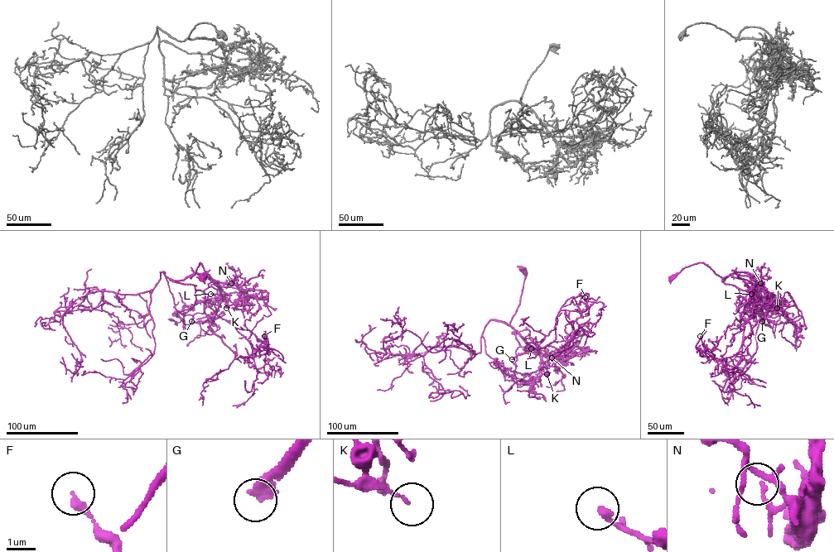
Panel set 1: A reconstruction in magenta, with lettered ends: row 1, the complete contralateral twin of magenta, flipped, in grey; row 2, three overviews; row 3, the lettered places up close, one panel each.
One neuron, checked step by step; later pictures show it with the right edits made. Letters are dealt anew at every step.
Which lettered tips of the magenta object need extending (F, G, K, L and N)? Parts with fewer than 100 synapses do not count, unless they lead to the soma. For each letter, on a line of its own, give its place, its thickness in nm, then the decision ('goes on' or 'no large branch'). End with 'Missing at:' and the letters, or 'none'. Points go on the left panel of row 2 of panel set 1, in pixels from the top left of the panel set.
F: (264, 336) | 240 nm | no large branch
G: (191, 321) | 280 nm | goes on
K: (226, 308) | 90 nm | no large branch
L: (210, 294) | 170 nm | no large branch
N: (231, 283) | 120 nm | no large branch
Missing at: G

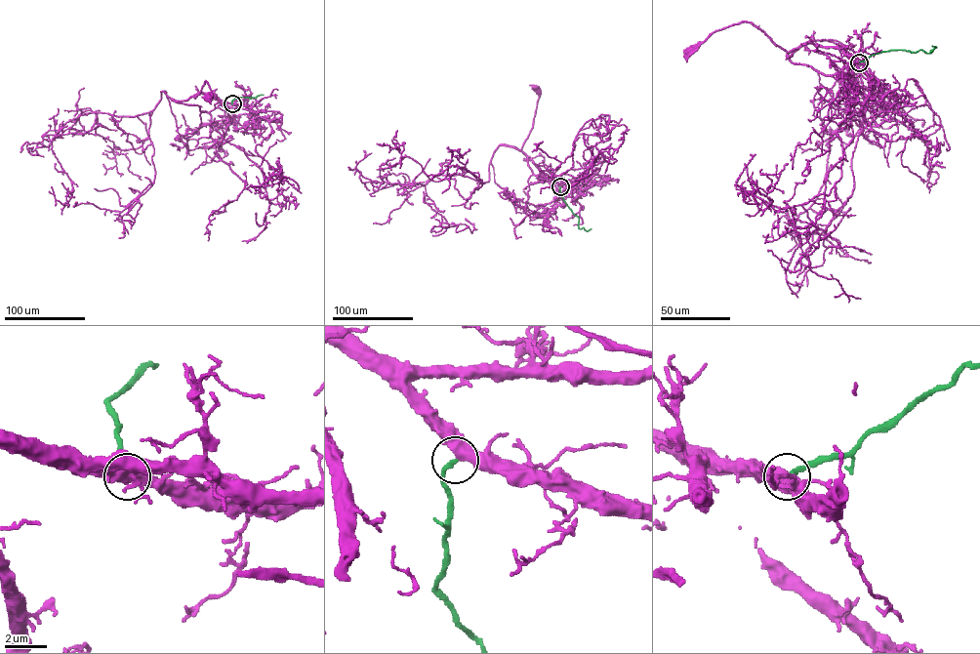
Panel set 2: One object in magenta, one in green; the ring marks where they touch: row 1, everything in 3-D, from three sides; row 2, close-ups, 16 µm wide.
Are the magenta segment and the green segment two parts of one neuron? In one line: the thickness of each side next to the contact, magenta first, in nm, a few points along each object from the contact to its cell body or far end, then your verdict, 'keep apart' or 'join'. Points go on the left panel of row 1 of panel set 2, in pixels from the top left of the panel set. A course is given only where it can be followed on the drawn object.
480 nm thick on the magenta side, 220 nm on the other; magenta runs (232, 104), (202, 93), (195, 98), (205, 80), (210, 90), (209, 97); green runs (232, 104), (235, 98), (250, 99), (263, 95); keep apart

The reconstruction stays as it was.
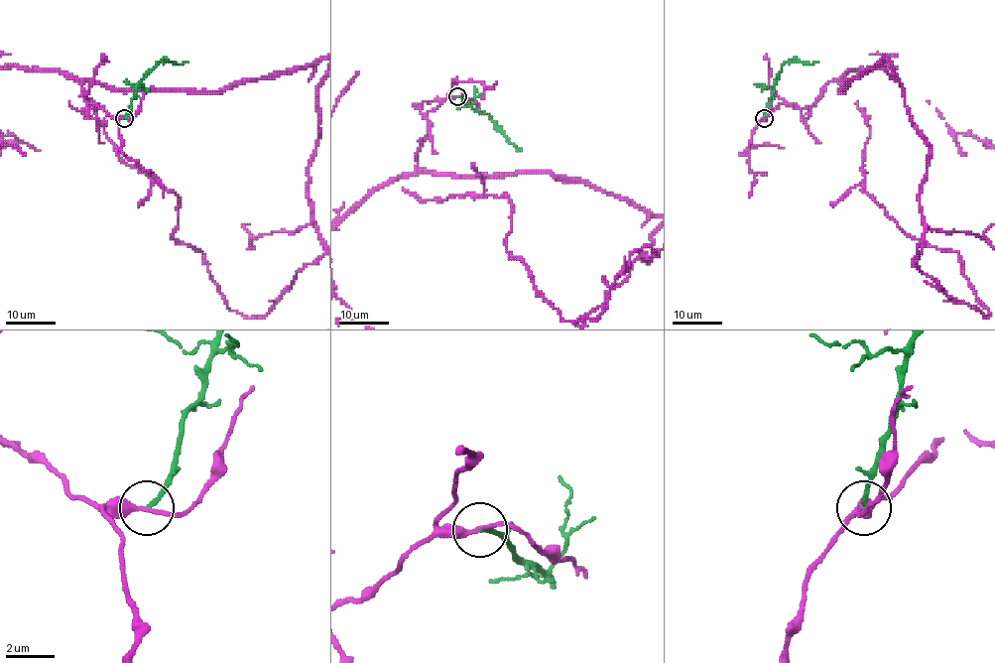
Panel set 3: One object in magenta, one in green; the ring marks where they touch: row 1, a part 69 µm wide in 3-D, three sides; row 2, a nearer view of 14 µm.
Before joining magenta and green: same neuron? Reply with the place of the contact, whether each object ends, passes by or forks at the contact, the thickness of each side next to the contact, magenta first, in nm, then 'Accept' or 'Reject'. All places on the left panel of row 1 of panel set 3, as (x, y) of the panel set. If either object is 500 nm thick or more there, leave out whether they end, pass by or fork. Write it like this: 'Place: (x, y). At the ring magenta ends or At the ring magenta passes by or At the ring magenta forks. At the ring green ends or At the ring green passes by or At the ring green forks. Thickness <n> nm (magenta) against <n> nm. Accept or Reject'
Place: (124, 118). At the ring magenta passes by. At the ring green ends. Thickness 240 nm (magenta) against 180 nm. Reject

